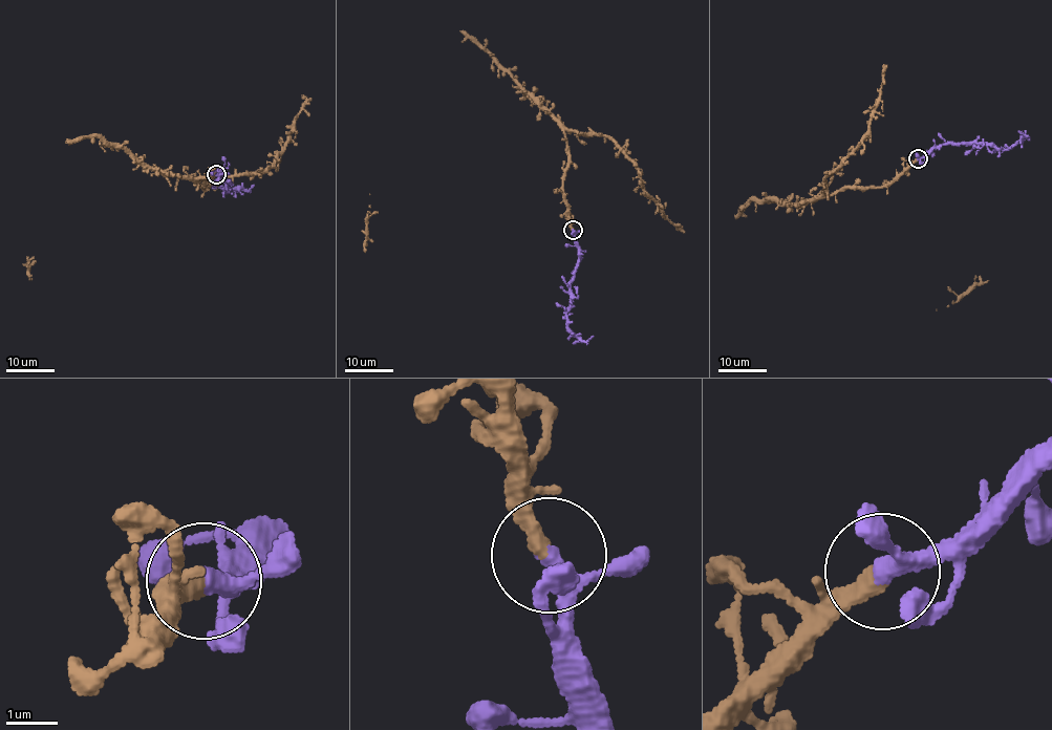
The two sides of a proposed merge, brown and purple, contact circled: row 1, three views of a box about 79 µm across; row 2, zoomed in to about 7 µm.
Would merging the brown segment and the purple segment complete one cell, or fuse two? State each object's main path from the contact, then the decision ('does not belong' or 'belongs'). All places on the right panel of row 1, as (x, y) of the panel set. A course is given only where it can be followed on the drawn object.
brown runs (917, 158), (882, 187), (822, 192), (827, 190), (823, 180), (838, 169), (867, 129), (883, 83), (883, 65); purple runs (917, 158), (949, 144), (994, 144), (999, 148), (1011, 149), (1026, 135), (1018, 130); belongs

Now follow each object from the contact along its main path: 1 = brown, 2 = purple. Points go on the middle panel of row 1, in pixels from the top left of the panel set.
1: (573, 230), (563, 174), (564, 131), (575, 129), (606, 135), (677, 229)
2: (573, 230), (577, 264), (569, 284), (571, 307), (566, 310), (566, 323), (582, 341), (594, 336)

